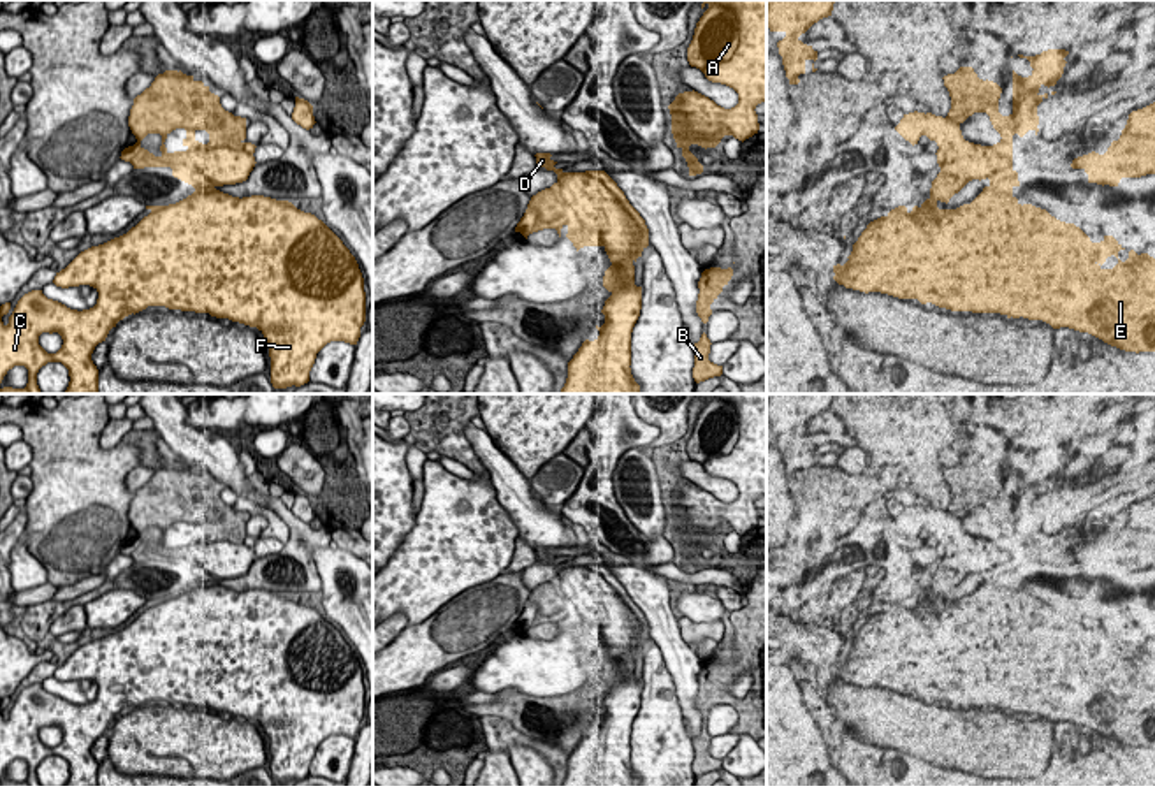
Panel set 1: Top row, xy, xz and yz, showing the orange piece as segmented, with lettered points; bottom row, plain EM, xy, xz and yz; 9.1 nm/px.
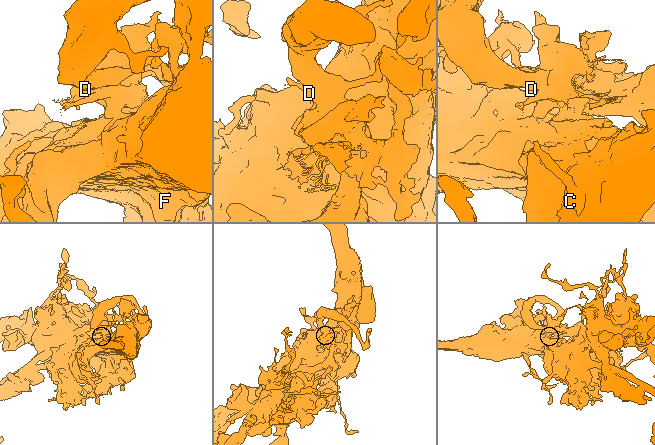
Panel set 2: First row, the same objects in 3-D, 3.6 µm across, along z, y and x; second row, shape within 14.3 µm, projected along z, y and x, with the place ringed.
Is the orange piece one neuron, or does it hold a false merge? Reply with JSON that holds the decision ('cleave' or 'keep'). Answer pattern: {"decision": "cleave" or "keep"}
{"decision": "cleave"}

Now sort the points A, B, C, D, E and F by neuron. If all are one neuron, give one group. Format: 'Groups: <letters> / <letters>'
Groups: A B C E F / D

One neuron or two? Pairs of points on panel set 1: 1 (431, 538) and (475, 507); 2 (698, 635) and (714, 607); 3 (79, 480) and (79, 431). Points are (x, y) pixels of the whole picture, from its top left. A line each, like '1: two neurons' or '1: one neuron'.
1: one neuron
2: two neurons
3: one neuron

